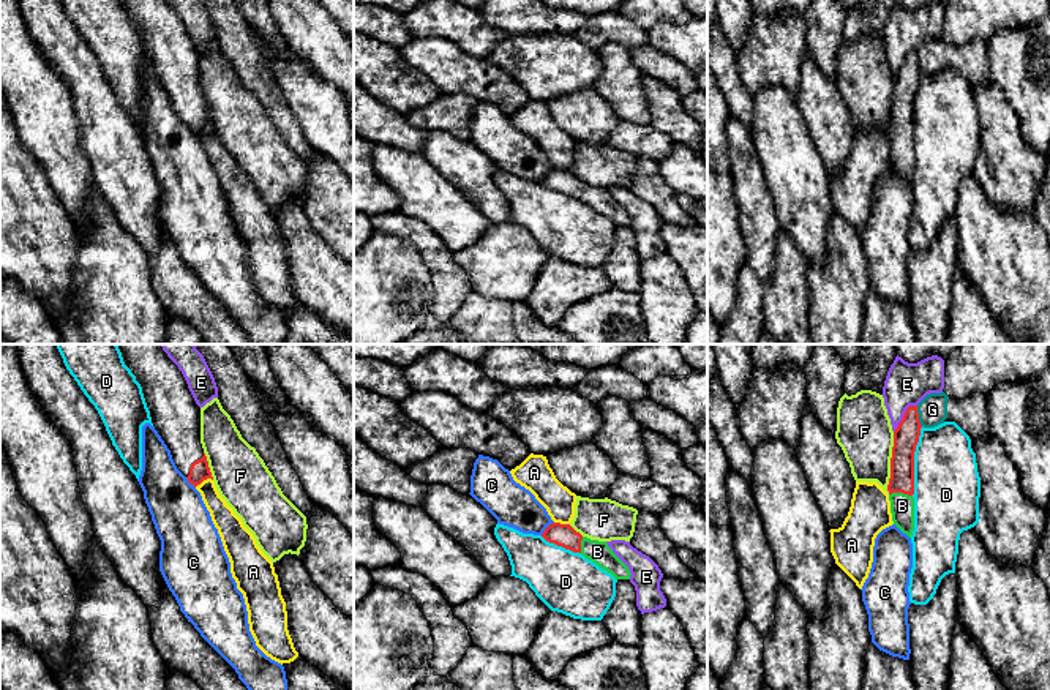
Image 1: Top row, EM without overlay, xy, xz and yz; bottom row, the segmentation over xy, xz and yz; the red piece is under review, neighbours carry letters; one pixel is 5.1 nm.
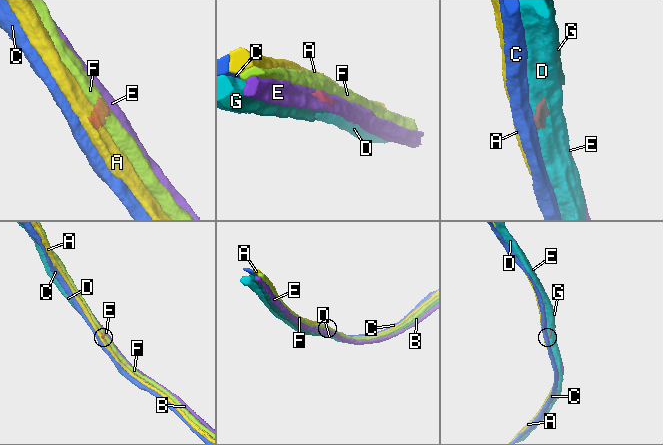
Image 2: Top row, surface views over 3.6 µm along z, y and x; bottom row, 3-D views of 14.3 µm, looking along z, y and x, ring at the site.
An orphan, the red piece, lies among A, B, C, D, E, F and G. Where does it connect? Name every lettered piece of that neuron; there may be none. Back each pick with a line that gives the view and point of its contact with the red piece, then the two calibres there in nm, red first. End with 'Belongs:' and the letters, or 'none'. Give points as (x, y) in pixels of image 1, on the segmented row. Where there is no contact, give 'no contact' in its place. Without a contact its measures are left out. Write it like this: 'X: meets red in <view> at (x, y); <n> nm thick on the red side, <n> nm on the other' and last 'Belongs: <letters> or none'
B: meets red in yz at (900, 491); 130 nm thick on the red side, 130 nm on the other
Belongs: B

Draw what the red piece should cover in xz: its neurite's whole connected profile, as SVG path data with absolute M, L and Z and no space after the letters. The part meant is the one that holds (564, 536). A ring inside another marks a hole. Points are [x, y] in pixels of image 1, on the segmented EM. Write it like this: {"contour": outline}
{"contour": "M561 523L549 524L542 537L549 543L583 554L616 579L630 579L628 567L613 553L606 542L583 537L570 524Z"}

